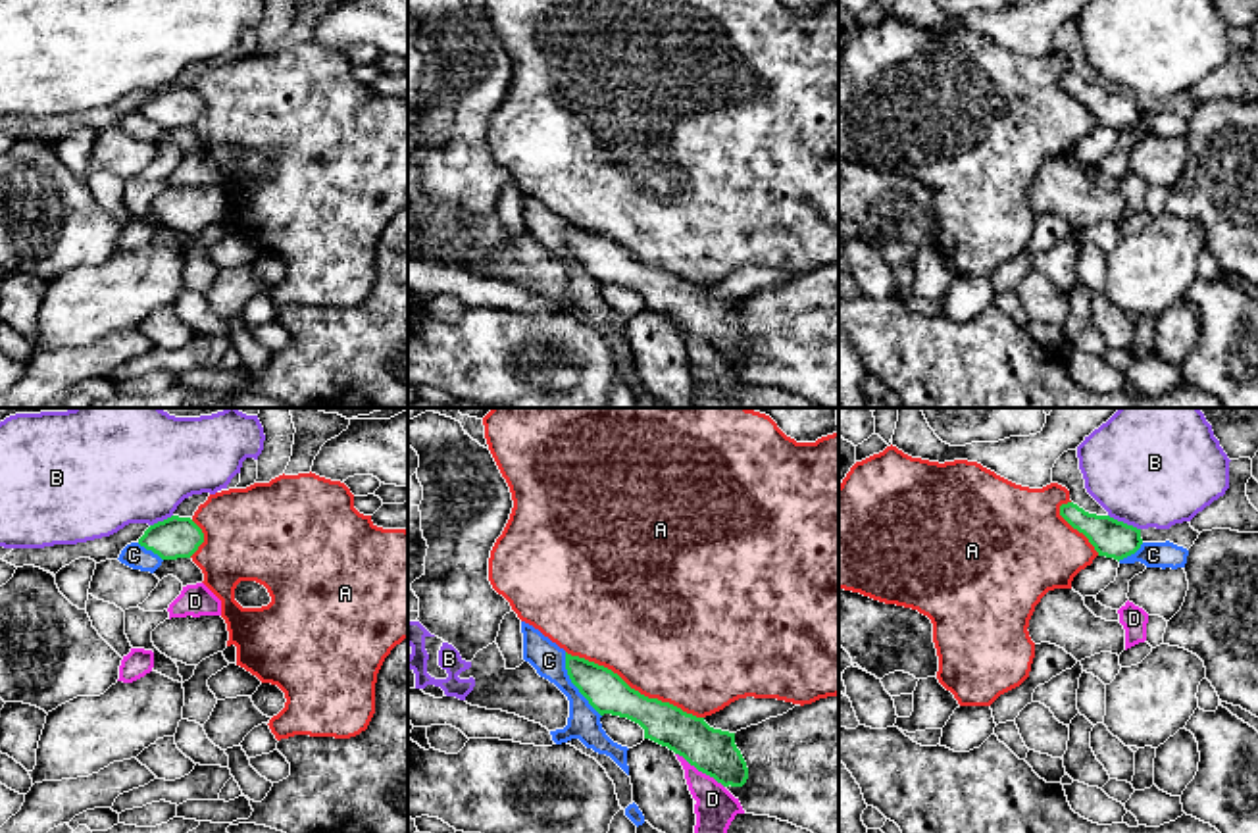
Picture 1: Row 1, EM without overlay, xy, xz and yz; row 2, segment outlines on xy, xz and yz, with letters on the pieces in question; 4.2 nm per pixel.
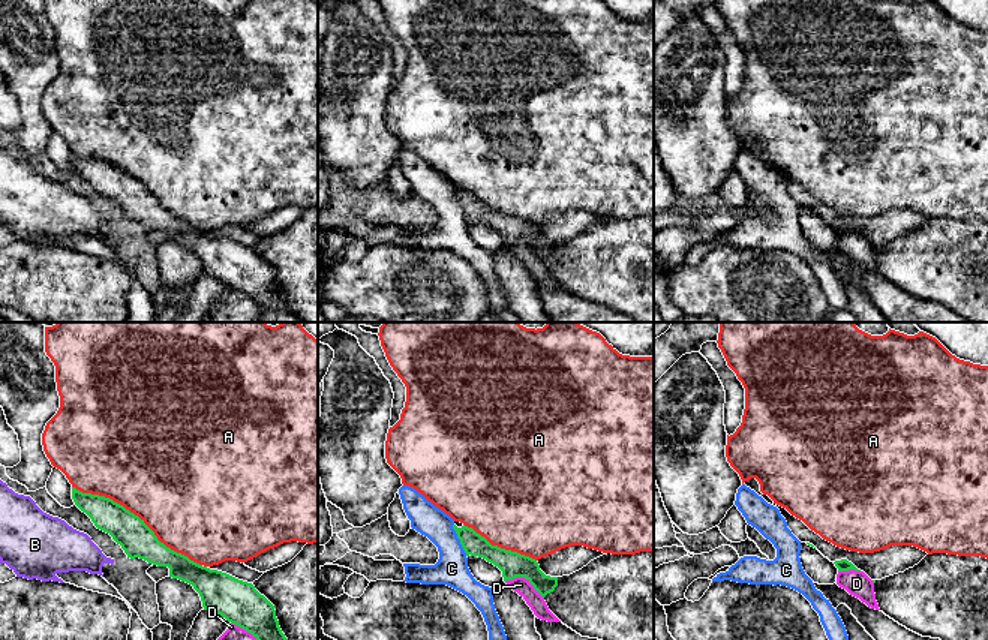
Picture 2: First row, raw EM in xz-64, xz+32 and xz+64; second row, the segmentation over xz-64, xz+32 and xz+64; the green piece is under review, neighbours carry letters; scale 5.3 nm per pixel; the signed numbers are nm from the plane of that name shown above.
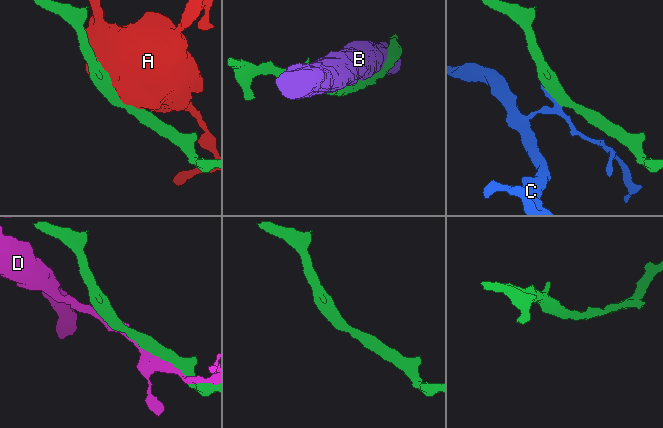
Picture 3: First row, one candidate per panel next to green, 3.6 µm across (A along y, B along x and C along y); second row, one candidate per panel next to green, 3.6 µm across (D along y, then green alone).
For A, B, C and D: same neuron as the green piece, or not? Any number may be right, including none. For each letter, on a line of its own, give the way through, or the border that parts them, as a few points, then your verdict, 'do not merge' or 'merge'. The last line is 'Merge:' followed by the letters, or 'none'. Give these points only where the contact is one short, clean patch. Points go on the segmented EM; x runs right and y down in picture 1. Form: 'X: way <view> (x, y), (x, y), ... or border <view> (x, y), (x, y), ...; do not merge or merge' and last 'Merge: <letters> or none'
A: do not merge
B: do not merge
C: border xz (564, 653), (564, 668), (570, 681), (601, 716); do not merge
D: do not merge
Merge: none

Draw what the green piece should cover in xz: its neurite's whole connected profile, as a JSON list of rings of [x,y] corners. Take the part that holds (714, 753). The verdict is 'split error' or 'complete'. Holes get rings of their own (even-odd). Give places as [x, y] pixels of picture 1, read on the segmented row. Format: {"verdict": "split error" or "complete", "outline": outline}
{"verdict": "complete", "outline": [[[566,652],[566,669],[571,683],[600,716],[612,714],[639,723],[644,739],[667,746],[723,787],[746,783],[748,768],[735,745],[735,733],[714,729],[704,718],[648,698],[612,669],[585,658]]]}

